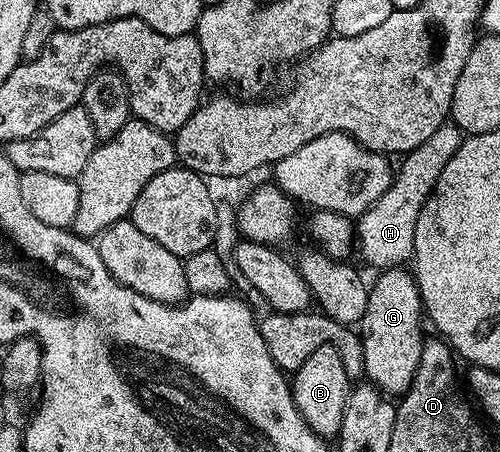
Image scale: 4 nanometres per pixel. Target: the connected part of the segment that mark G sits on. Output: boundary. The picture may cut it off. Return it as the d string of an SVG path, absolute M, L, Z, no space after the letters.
M410 269L384 270L378 277L367 291L365 316L361 323L365 378L386 395L401 396L413 384L413 376L421 364L421 348L425 341L423 301Z

